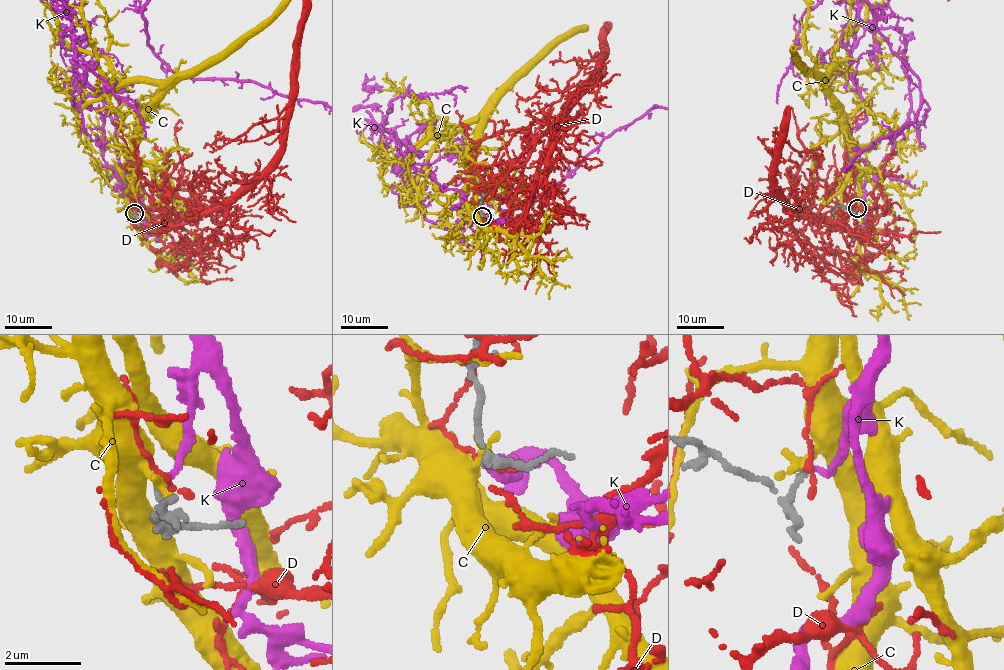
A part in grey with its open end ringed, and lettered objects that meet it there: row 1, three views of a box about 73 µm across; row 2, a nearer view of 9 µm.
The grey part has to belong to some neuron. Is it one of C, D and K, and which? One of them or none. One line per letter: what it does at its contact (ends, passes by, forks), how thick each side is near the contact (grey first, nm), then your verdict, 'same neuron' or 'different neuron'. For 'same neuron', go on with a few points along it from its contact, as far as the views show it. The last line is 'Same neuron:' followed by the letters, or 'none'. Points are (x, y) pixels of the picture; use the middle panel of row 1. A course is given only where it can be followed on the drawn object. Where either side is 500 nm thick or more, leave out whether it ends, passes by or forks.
C: it ends | 110/420 nm | different neuron
D: it ends | 150/190 nm | different neuron
K: it ends | 110/130 nm | same neuron
Same neuron: K

